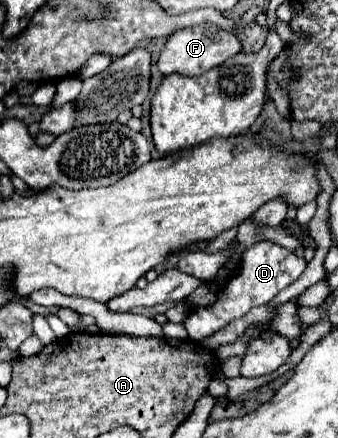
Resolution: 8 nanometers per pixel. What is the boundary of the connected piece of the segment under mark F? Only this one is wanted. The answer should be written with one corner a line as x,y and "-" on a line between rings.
205,23
205,25
199,25
199,27
177,29
175,33
171,33
165,47
161,49
161,57
157,61
157,67
163,75
171,75
171,73
203,75
205,71
221,65
223,61
227,61
229,57
233,57
239,51
241,51
241,43
233,33
223,31
217,25

